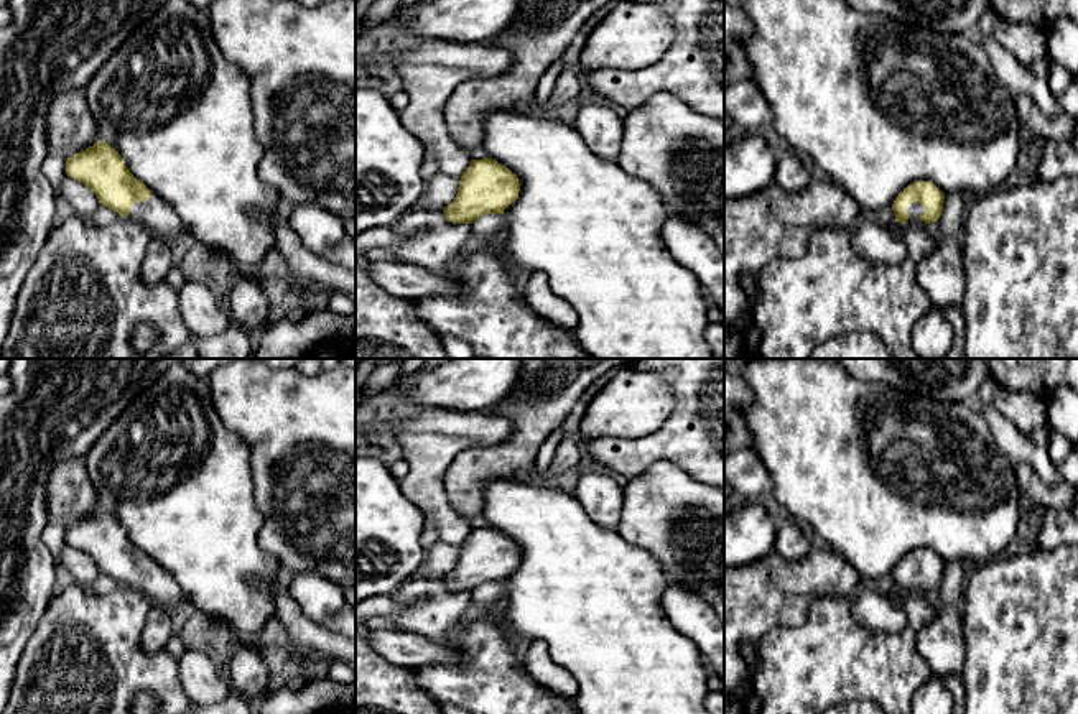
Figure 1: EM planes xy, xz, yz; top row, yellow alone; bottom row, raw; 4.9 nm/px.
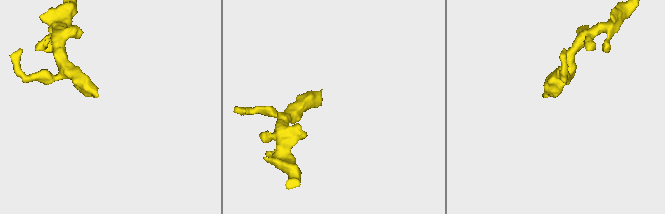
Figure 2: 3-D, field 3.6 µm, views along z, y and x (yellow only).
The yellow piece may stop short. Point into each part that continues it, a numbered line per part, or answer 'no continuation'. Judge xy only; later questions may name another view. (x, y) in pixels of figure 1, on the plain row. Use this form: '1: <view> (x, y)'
1: xy (84, 657)

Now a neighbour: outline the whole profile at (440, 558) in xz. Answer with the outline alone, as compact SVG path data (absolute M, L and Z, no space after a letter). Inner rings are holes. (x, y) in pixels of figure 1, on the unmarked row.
M436 541L411 579L443 579L458 563L461 546Z

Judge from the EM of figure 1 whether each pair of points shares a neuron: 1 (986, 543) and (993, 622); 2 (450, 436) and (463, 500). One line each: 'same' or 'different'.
1: different
2: different

